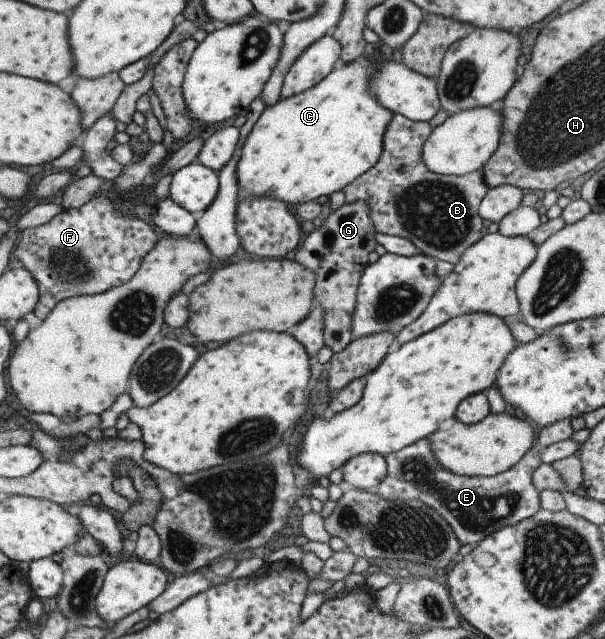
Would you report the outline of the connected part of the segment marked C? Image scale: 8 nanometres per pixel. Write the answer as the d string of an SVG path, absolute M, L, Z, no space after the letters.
M359 58L355 62L340 63L325 80L302 94L281 99L275 106L266 108L247 140L243 142L241 160L237 164L241 197L243 195L271 196L285 204L303 204L321 196L331 196L361 174L370 171L381 158L387 128L395 114L385 108L369 90L369 80L375 74L373 58Z

